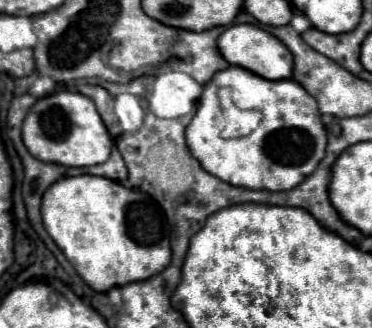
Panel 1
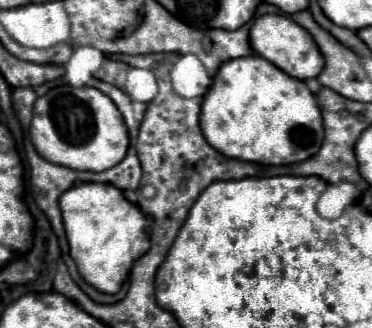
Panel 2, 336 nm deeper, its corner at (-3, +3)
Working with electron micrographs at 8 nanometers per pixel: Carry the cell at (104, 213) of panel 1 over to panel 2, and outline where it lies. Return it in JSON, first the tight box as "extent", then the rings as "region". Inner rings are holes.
{"extent":[60,183,152,293],"region":[[[78,183],[70,187],[60,195],[60,209],[70,245],[70,257],[76,261],[84,281],[102,293],[118,293],[134,261],[138,261],[150,249],[152,219],[138,205],[130,203],[118,187],[110,183]]]}

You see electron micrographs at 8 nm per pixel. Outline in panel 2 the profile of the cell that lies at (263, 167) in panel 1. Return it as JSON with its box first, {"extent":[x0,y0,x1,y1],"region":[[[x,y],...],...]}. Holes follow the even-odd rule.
{"extent":[200,55,324,165],"region":[[[248,55],[238,57],[222,63],[218,69],[218,75],[214,77],[214,83],[210,91],[204,97],[202,113],[200,113],[200,127],[206,137],[206,141],[222,155],[240,159],[240,161],[252,161],[262,165],[290,165],[310,159],[318,153],[322,139],[324,139],[324,125],[322,125],[322,113],[320,105],[306,87],[304,81],[294,79],[274,67],[270,61]]]}

